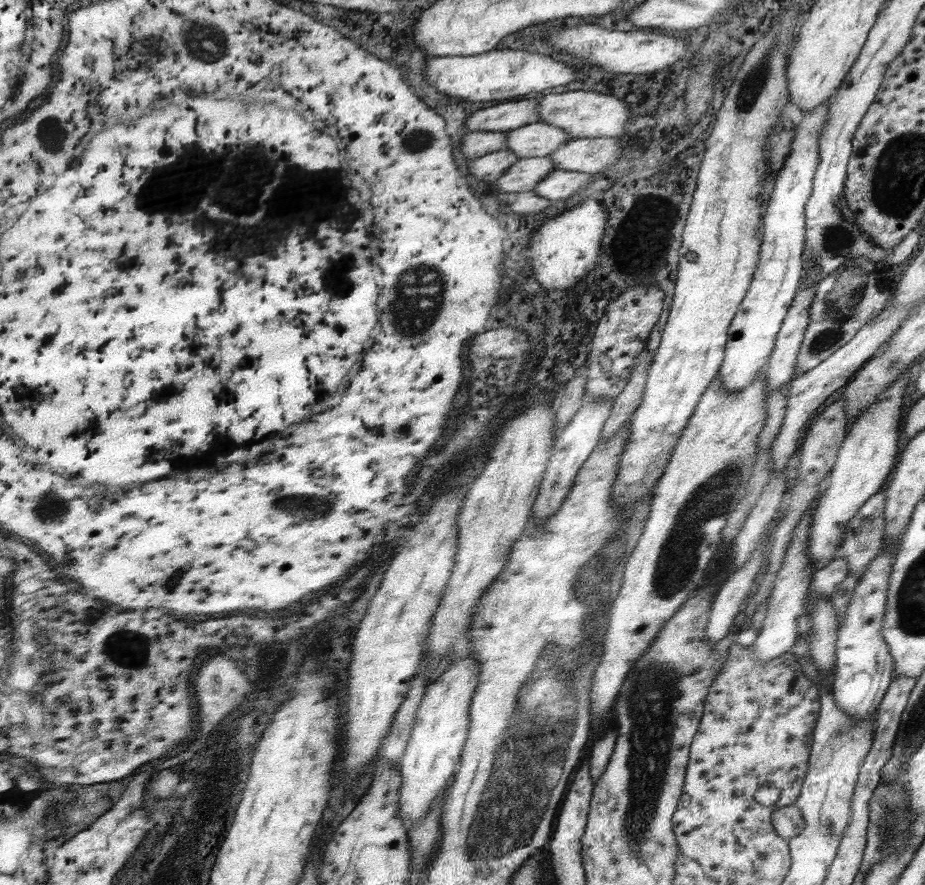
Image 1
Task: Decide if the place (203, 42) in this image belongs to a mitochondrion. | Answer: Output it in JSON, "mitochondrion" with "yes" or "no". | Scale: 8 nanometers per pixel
{"mitochondrion":"yes"}

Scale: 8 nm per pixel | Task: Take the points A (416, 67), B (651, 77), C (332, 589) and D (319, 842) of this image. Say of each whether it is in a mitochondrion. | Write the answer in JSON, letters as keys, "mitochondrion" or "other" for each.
{"A":"other","B":"other","C":"other","D":"other"}

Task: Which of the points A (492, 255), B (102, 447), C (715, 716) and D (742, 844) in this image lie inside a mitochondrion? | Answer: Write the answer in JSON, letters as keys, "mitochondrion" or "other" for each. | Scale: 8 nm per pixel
{"A":"other","B":"other","C":"other","D":"other"}

